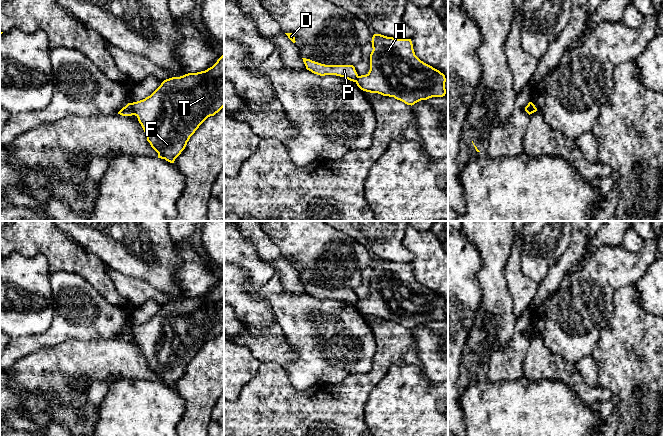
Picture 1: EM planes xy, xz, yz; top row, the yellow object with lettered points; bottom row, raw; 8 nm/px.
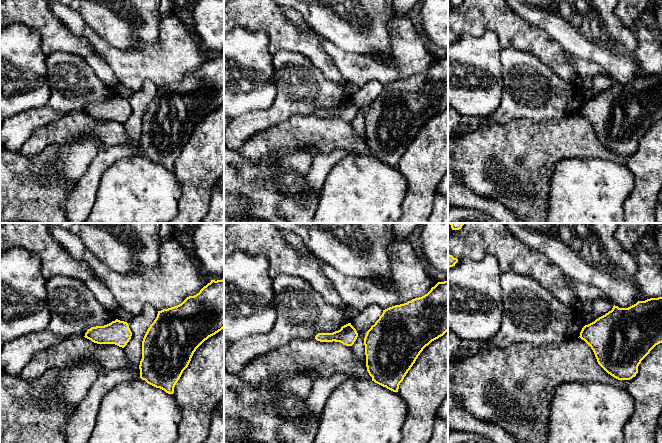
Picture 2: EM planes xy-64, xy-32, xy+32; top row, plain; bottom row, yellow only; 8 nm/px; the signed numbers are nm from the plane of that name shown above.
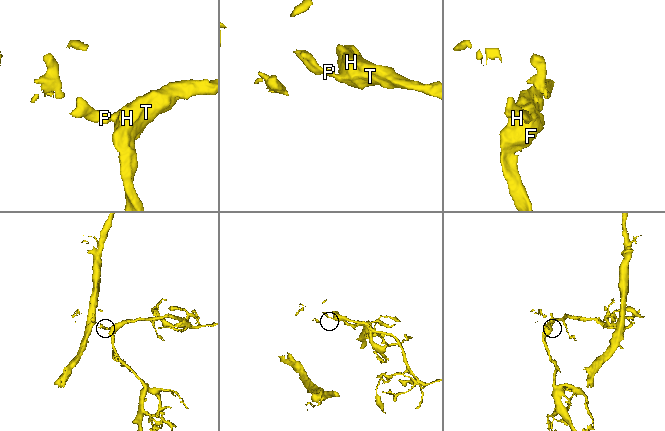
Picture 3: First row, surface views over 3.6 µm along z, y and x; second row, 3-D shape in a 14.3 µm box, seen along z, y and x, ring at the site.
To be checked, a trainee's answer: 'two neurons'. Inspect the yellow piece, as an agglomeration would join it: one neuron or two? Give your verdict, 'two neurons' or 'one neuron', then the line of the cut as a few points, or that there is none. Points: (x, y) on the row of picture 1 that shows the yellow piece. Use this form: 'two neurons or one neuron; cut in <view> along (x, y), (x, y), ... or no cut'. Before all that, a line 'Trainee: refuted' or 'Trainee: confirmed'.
Trainee: confirmed
two neurons; cut in xy along (131, 103), (134, 114)

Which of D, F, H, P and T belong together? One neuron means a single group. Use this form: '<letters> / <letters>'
D P / F H T

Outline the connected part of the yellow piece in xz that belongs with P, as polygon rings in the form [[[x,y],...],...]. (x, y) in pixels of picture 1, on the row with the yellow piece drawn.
[[[302,58],[306,66],[306,69],[314,74],[325,76],[325,75],[336,75],[344,77],[350,81],[356,82],[358,74],[353,65],[325,65],[310,59]]]

